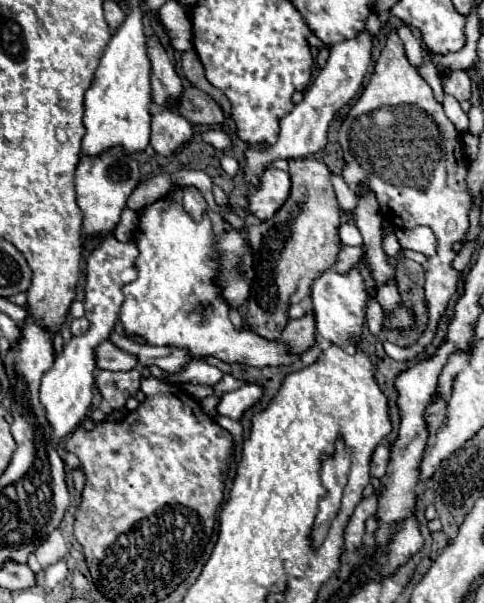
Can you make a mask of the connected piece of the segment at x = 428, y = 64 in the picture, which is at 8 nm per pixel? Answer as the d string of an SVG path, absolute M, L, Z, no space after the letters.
M423 49L423 63L419 65L419 73L427 79L427 83L433 87L434 97L440 103L443 102L444 91L440 83L440 76L435 68L435 63L429 57L429 51Z

